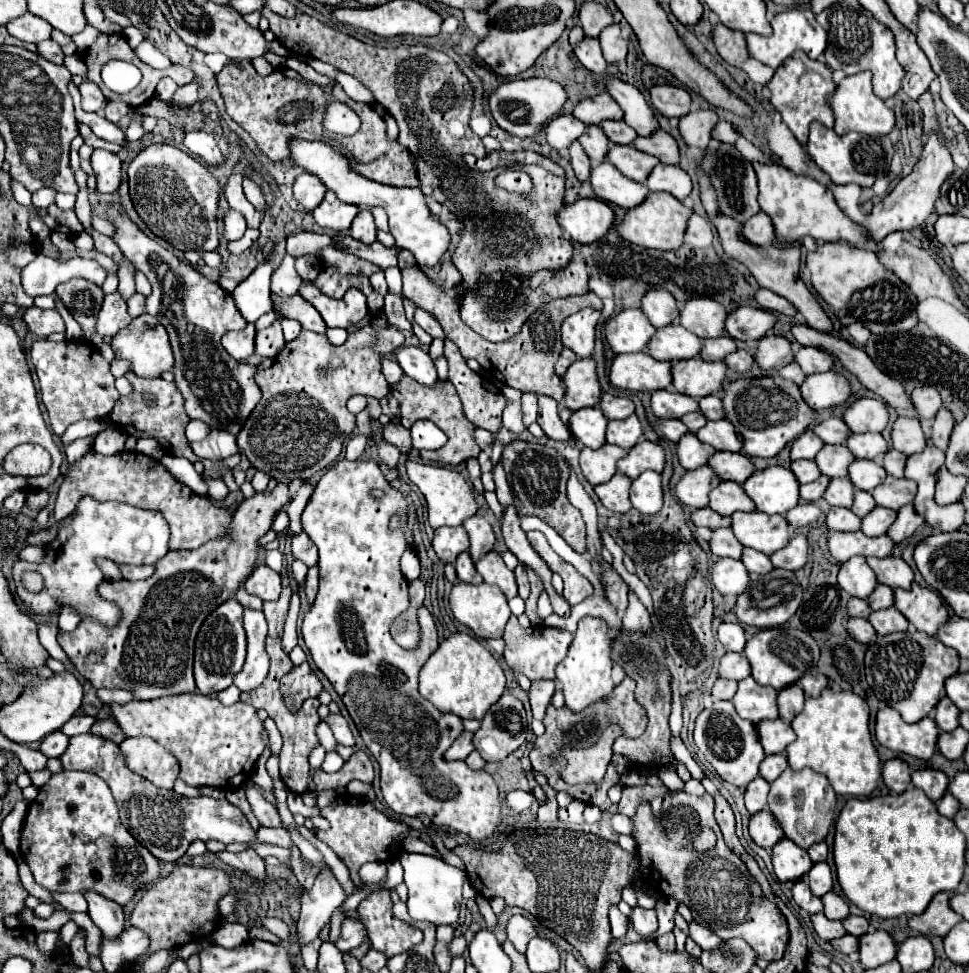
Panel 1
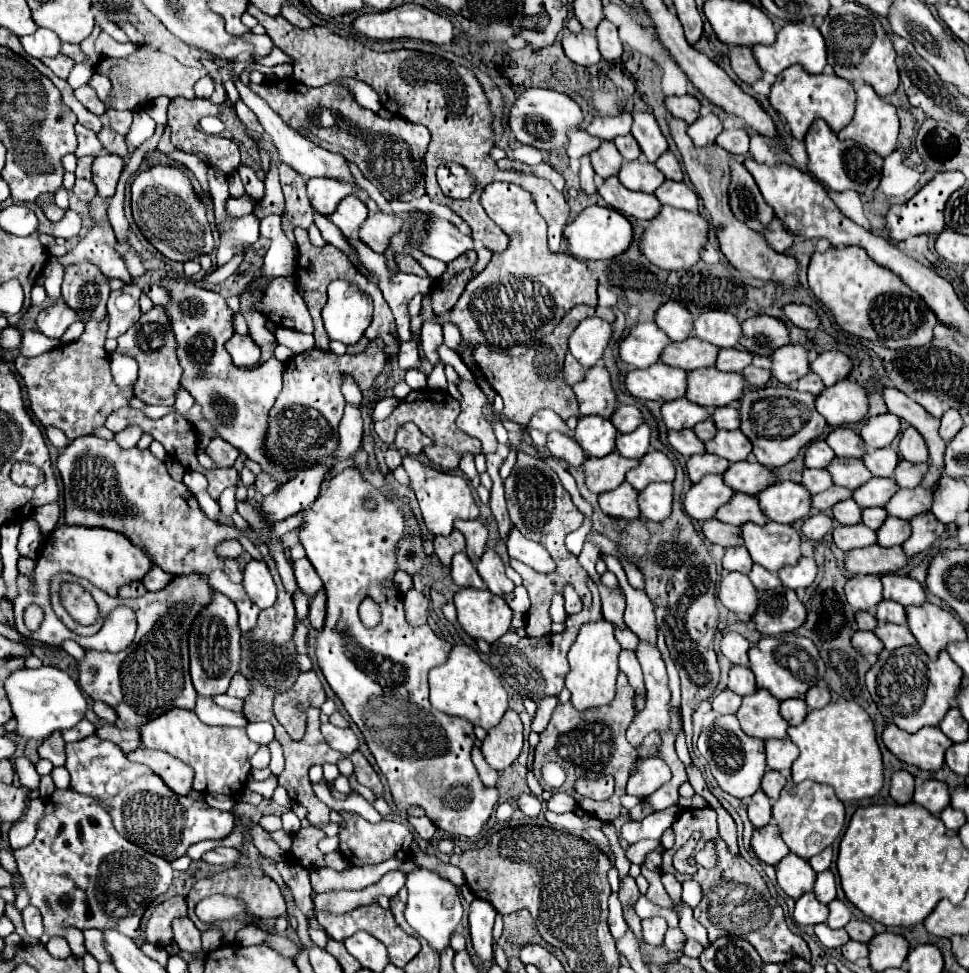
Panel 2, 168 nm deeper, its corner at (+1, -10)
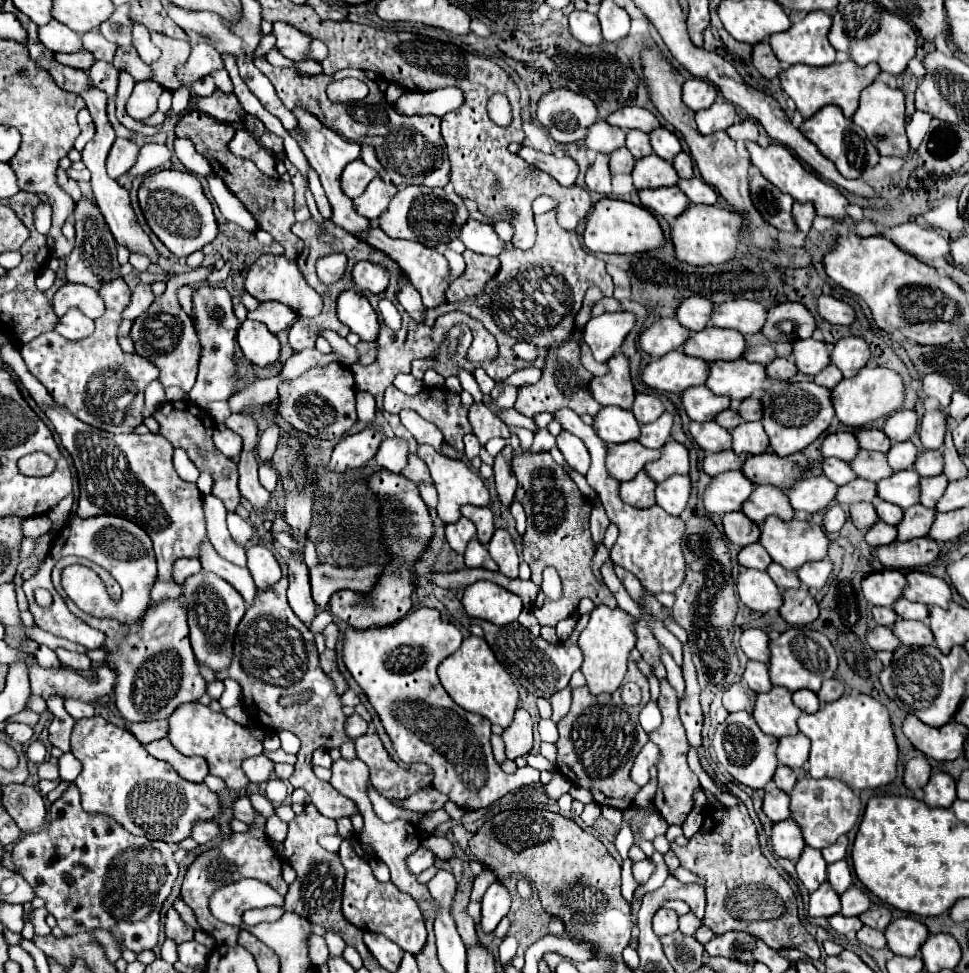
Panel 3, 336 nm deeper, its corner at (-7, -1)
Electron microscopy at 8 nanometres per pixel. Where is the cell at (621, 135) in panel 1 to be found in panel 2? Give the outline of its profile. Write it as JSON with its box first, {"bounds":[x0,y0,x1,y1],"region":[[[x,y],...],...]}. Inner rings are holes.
{"bounds":[614,134,640,160],"region":[[[632,134],[616,136],[614,144],[620,150],[620,154],[624,156],[624,160],[636,160],[636,158],[640,158],[640,148],[638,148],[638,144],[636,144],[636,140],[634,140]]]}

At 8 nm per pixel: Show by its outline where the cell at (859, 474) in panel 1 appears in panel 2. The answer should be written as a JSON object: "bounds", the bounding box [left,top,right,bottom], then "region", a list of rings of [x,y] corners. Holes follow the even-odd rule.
{"bounds":[854,478,898,508],"region":[[[870,478],[860,488],[854,490],[854,500],[860,508],[872,508],[872,506],[884,506],[894,492],[898,490],[896,482],[892,478]]]}

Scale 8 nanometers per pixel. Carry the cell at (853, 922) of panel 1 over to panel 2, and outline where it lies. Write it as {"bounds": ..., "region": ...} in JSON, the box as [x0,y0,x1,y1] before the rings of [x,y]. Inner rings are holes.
{"bounds":[844,920,874,944],"region":[[[850,920],[850,924],[844,928],[848,932],[848,936],[856,942],[864,942],[868,944],[870,938],[874,936],[874,930],[868,922],[862,922],[862,920]]]}

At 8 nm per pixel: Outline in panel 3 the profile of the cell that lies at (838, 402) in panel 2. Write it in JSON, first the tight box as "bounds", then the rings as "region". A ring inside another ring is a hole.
{"bounds":[832,367,906,429],"region":[[[864,367],[858,371],[856,377],[842,379],[832,389],[832,403],[836,409],[836,417],[848,429],[862,429],[872,421],[892,415],[894,411],[902,409],[904,397],[906,397],[906,387],[902,377],[896,371],[886,367]]]}

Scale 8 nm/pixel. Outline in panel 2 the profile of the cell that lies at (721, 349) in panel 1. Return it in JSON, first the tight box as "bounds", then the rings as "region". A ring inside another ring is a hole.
{"bounds":[716,348,752,372],"region":[[[722,348],[716,358],[716,368],[728,372],[742,372],[742,368],[746,368],[750,362],[752,362],[750,352],[738,348]]]}

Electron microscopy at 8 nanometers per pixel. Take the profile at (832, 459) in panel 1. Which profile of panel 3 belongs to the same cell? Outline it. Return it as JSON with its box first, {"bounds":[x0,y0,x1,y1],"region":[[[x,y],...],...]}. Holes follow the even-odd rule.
{"bounds":[850,449,894,483],"region":[[[864,449],[856,455],[856,459],[850,463],[850,467],[860,479],[868,479],[874,483],[878,483],[880,479],[886,479],[888,475],[894,473],[892,467],[888,467],[884,453],[864,451]]]}

